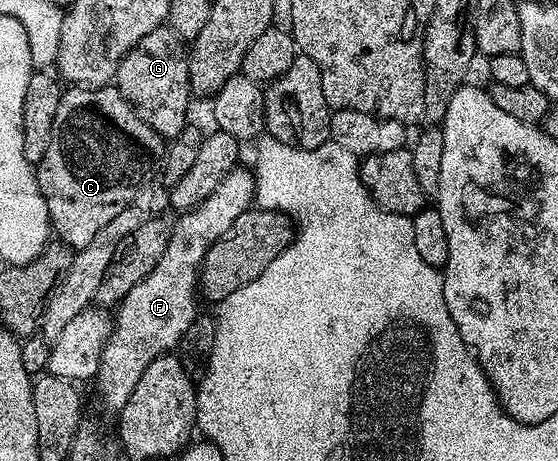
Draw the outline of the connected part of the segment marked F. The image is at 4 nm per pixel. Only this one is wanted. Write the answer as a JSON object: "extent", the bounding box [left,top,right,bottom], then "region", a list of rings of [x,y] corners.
{"extent":[93,168,257,412],"region":[[[236,168],[233,172],[229,172],[229,176],[225,176],[225,180],[217,184],[217,192],[213,192],[213,196],[209,196],[199,206],[186,211],[180,217],[183,219],[170,231],[165,252],[161,260],[157,260],[153,272],[149,272],[149,276],[145,276],[145,280],[141,280],[141,284],[137,284],[137,288],[133,288],[133,292],[129,292],[129,296],[125,296],[119,303],[117,307],[119,315],[114,315],[111,335],[101,352],[101,364],[93,379],[93,385],[105,409],[112,412],[123,410],[129,396],[133,396],[133,388],[137,388],[137,380],[141,380],[145,368],[149,368],[149,364],[153,364],[157,356],[172,353],[178,347],[185,328],[193,324],[197,316],[195,294],[197,298],[199,271],[207,255],[207,248],[231,227],[233,220],[237,220],[241,212],[252,209],[257,198],[255,175],[250,169],[243,169]]]}

